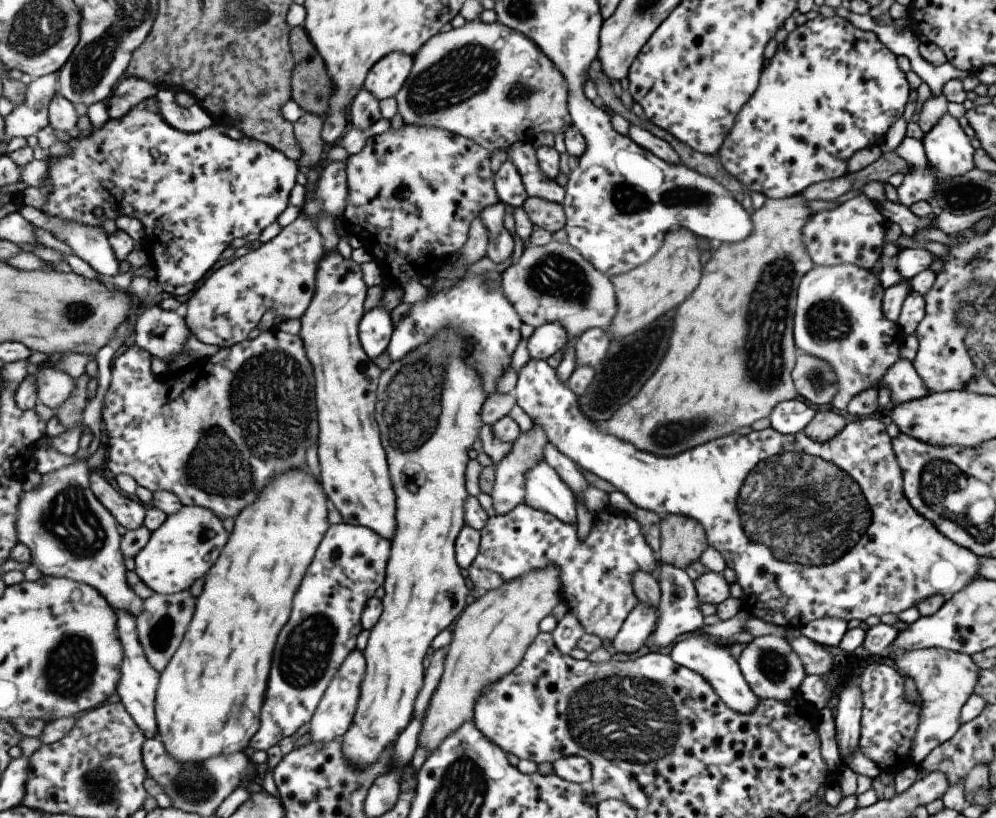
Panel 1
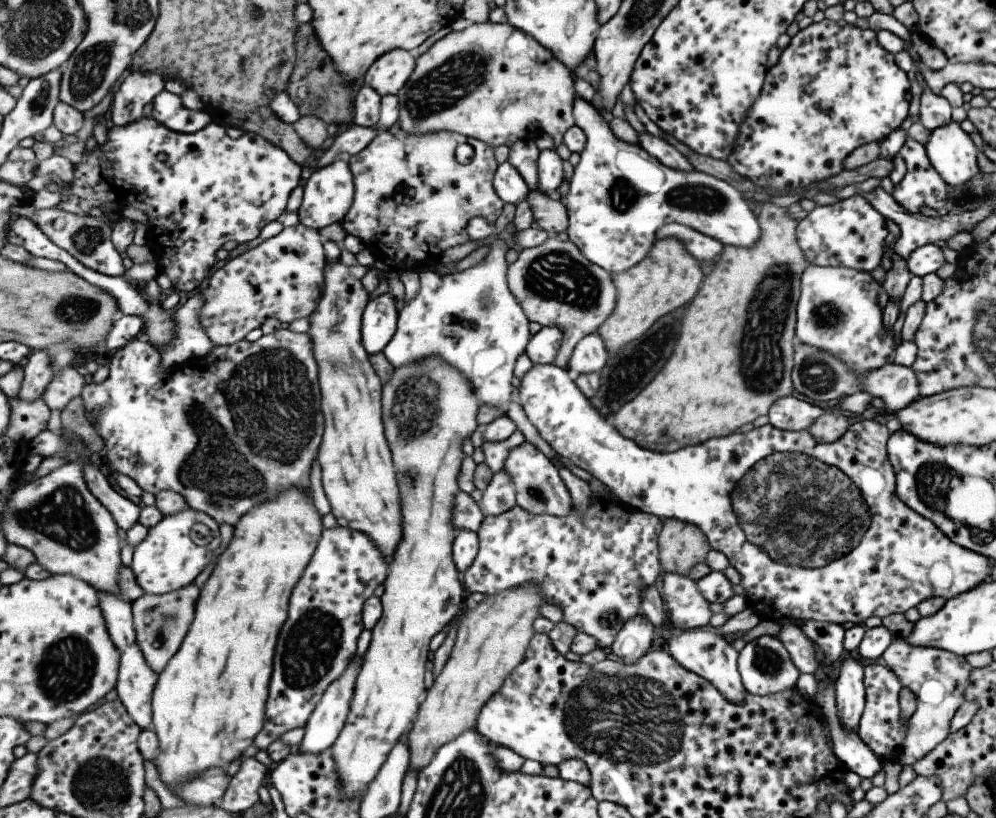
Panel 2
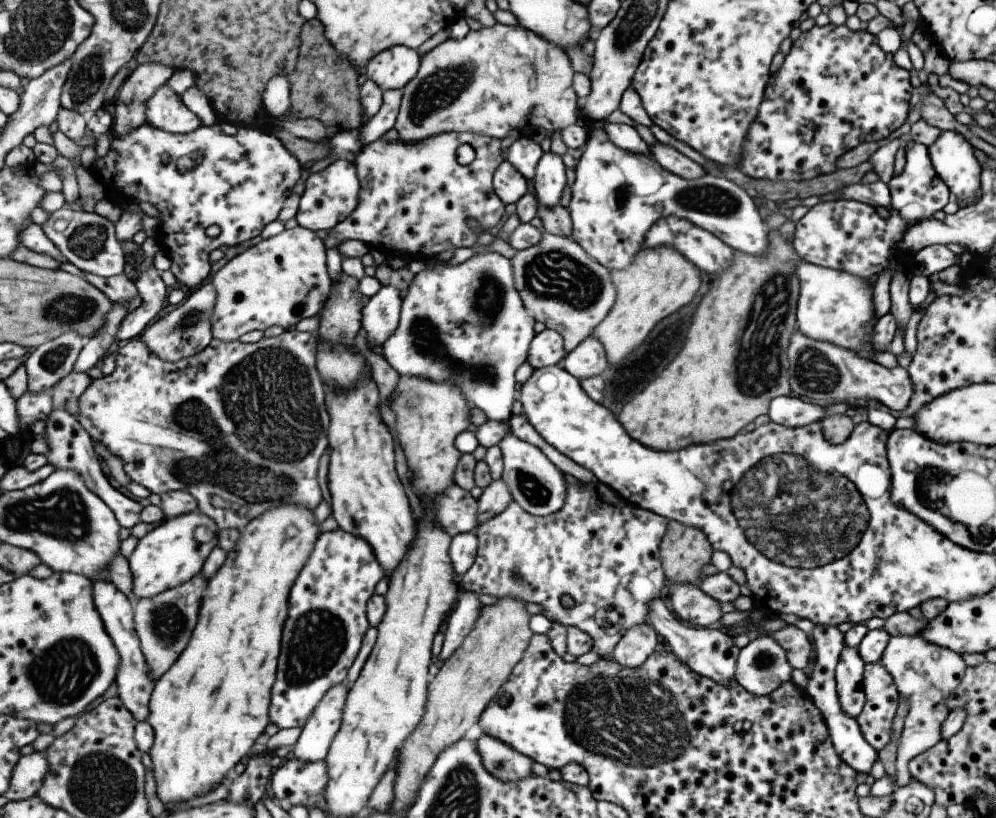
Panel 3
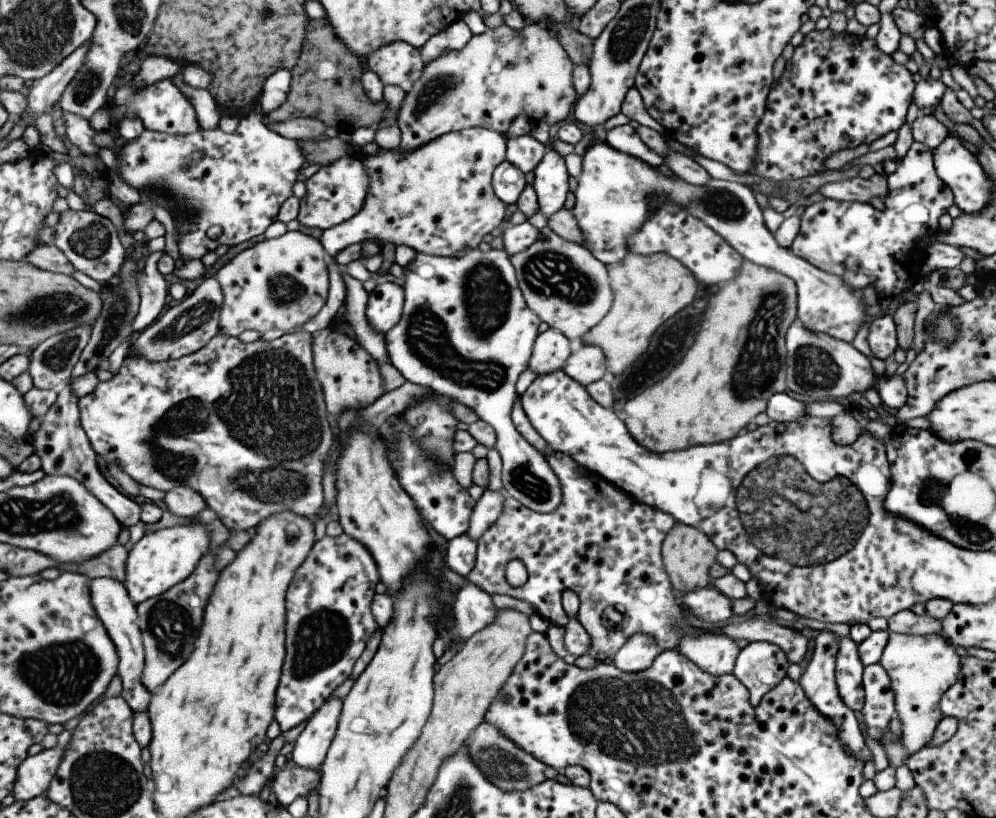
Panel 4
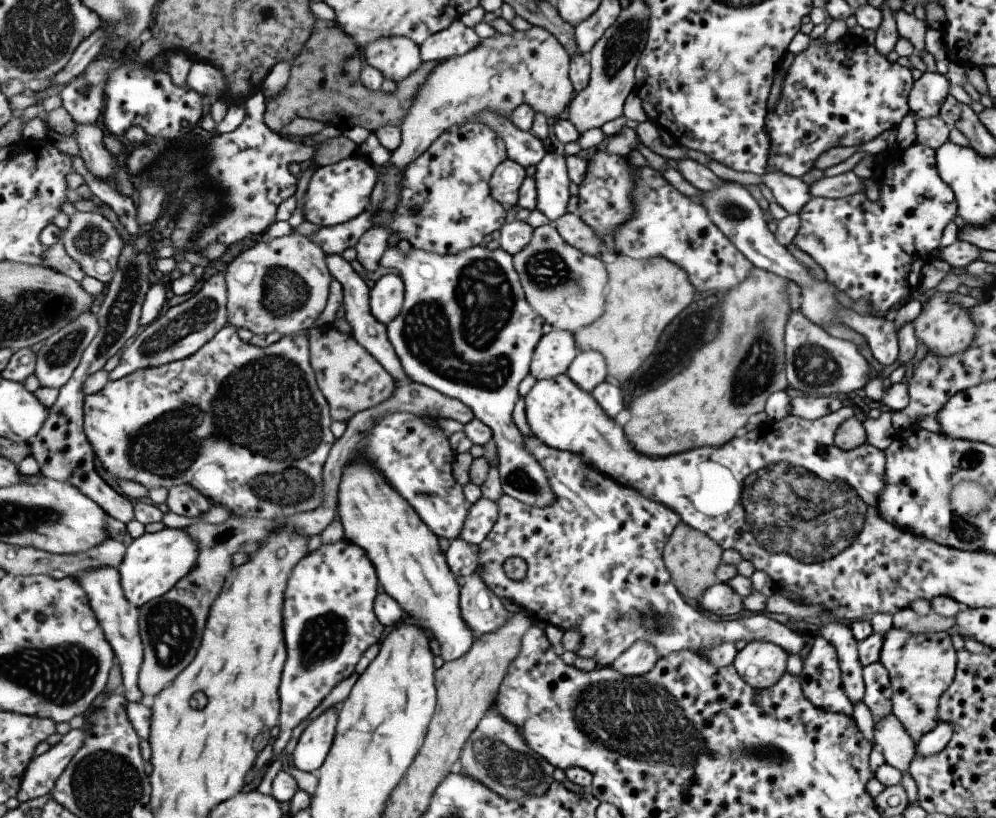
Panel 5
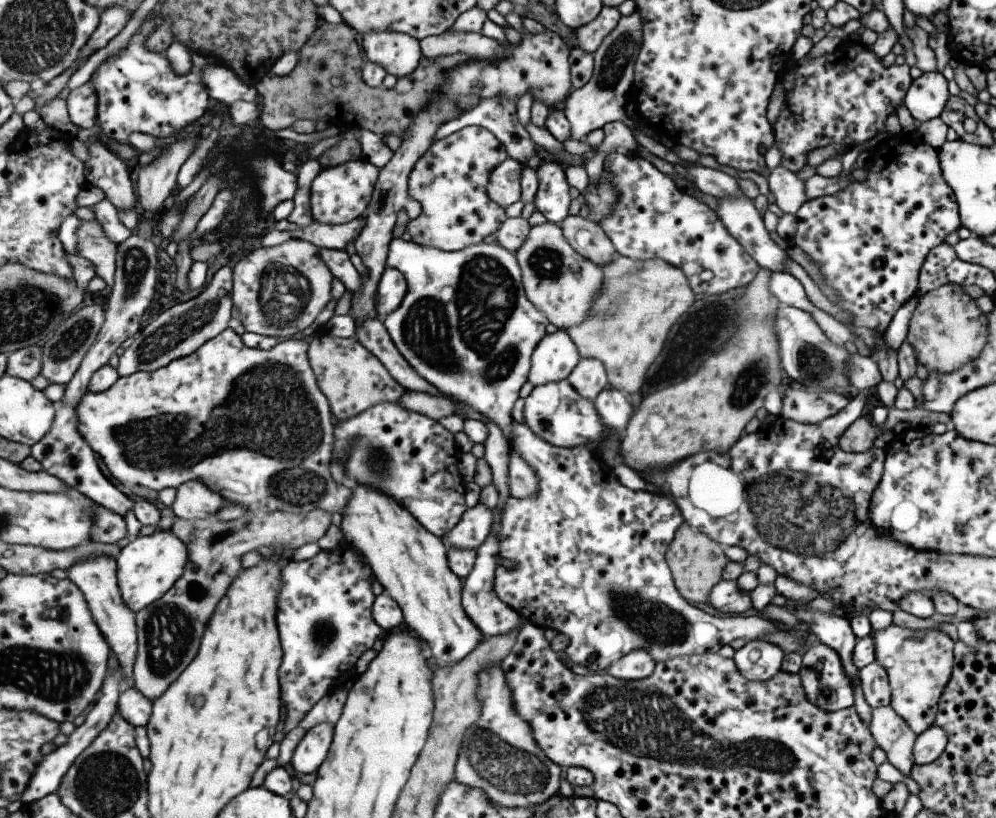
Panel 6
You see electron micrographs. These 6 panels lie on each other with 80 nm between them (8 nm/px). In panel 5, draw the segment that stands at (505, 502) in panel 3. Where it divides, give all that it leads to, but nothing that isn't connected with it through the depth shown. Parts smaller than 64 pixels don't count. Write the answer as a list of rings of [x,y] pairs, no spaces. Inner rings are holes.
[[[484,497],[471,507],[459,538],[467,540],[473,546],[480,547],[487,540],[487,536],[489,536],[495,524],[497,524],[499,514],[499,503]]]

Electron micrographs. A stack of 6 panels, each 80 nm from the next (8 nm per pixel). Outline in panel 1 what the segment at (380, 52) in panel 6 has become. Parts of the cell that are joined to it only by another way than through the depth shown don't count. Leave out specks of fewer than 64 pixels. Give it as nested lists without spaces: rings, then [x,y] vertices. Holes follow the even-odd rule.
[[[395,51],[382,58],[368,74],[365,89],[378,98],[396,98],[414,72],[414,56]]]

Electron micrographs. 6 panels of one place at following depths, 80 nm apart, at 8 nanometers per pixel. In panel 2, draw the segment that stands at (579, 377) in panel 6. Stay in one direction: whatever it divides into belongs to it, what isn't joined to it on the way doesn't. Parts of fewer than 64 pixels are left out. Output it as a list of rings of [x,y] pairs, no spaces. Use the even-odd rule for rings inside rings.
[[[599,332],[589,334],[575,348],[568,370],[572,375],[600,373],[610,360],[605,340]]]

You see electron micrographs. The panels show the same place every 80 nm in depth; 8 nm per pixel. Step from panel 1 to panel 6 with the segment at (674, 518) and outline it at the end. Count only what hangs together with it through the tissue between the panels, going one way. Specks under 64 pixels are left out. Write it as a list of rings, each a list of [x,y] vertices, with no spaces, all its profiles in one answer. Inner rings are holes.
[[[685,522],[674,535],[665,556],[675,589],[690,605],[707,603],[710,600],[710,591],[720,582],[723,566],[728,562],[722,546],[705,532],[697,531]]]

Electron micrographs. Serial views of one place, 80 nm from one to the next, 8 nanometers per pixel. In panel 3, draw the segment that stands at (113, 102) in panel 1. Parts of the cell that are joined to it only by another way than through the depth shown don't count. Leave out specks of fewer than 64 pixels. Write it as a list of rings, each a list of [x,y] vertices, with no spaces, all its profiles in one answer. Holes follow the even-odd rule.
[[[149,62],[139,65],[122,84],[118,100],[115,101],[116,113],[113,128],[119,136],[131,134],[147,123],[147,102],[155,92],[169,83],[175,76],[175,68]]]

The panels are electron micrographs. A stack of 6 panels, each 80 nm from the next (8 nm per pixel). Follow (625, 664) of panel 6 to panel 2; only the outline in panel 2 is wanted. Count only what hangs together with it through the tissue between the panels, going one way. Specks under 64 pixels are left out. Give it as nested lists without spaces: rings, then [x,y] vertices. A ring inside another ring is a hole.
[[[642,612],[637,618],[631,618],[621,630],[612,646],[613,653],[626,664],[635,664],[649,653],[653,626],[651,620]]]

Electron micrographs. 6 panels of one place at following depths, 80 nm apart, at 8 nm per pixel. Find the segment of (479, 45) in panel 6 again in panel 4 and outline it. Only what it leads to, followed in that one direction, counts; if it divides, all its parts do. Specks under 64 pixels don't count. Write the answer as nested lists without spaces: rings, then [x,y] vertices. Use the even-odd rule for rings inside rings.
[[[463,21],[455,22],[448,29],[435,35],[427,44],[421,48],[423,62],[429,64],[446,50],[461,50],[472,38],[471,28]]]

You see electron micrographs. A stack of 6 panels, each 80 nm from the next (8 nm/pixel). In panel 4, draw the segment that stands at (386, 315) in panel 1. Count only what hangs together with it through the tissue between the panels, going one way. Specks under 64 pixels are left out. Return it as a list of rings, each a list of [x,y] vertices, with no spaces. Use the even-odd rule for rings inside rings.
[[[386,281],[377,285],[370,293],[366,315],[368,323],[378,333],[386,334],[403,318],[405,289]]]

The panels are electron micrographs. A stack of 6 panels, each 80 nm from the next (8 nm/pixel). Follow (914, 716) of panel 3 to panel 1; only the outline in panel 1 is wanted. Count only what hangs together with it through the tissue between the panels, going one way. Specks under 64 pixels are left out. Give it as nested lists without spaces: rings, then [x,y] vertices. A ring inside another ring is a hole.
[[[935,647],[891,651],[887,652],[883,659],[889,663],[895,662],[897,668],[905,672],[904,676],[907,675],[913,680],[921,702],[922,709],[910,750],[910,757],[916,768],[931,750],[949,740],[958,731],[961,707],[973,693],[980,669],[969,655]]]

